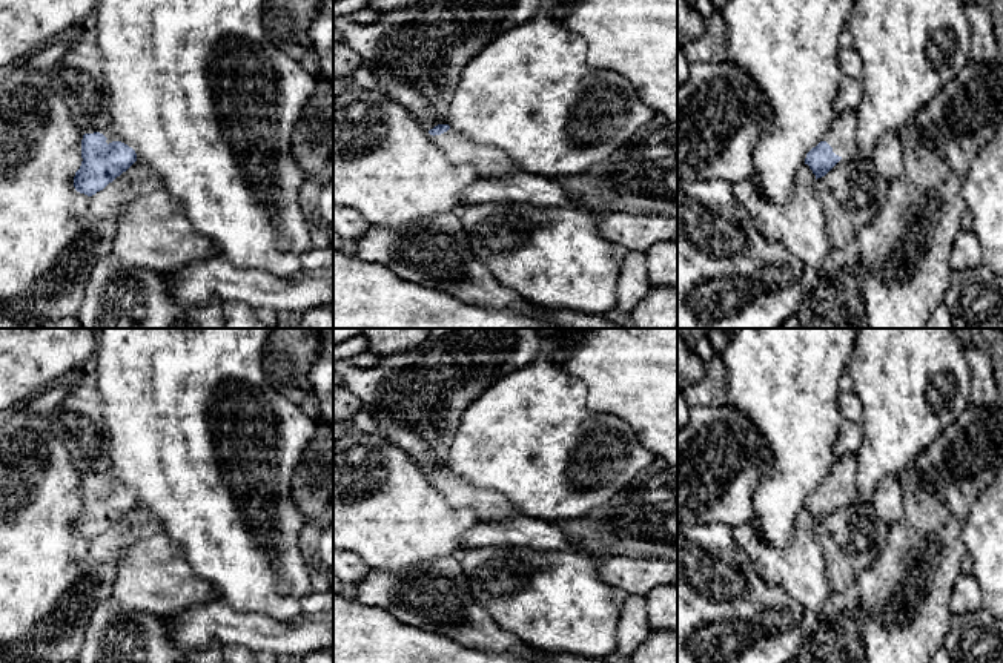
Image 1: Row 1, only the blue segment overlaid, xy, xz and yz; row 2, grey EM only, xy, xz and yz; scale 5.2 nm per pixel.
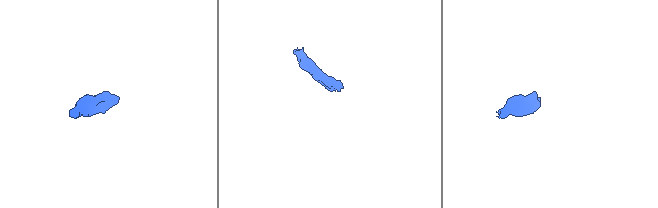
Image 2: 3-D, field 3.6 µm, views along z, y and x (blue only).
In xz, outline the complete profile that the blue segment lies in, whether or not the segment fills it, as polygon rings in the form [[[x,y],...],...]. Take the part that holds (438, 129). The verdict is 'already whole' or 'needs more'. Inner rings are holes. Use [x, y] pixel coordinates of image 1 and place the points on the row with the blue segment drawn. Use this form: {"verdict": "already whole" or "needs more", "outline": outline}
{"verdict": "needs more", "outline": [[[438,124],[429,134],[452,163],[470,164],[479,176],[499,178],[518,169],[518,164],[502,150],[476,144],[468,137],[452,130],[449,124]]]}

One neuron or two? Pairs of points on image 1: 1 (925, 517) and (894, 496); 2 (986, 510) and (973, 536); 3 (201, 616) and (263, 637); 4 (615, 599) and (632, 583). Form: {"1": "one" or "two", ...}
{"1": "two", "2": "one", "3": "one", "4": "two"}

